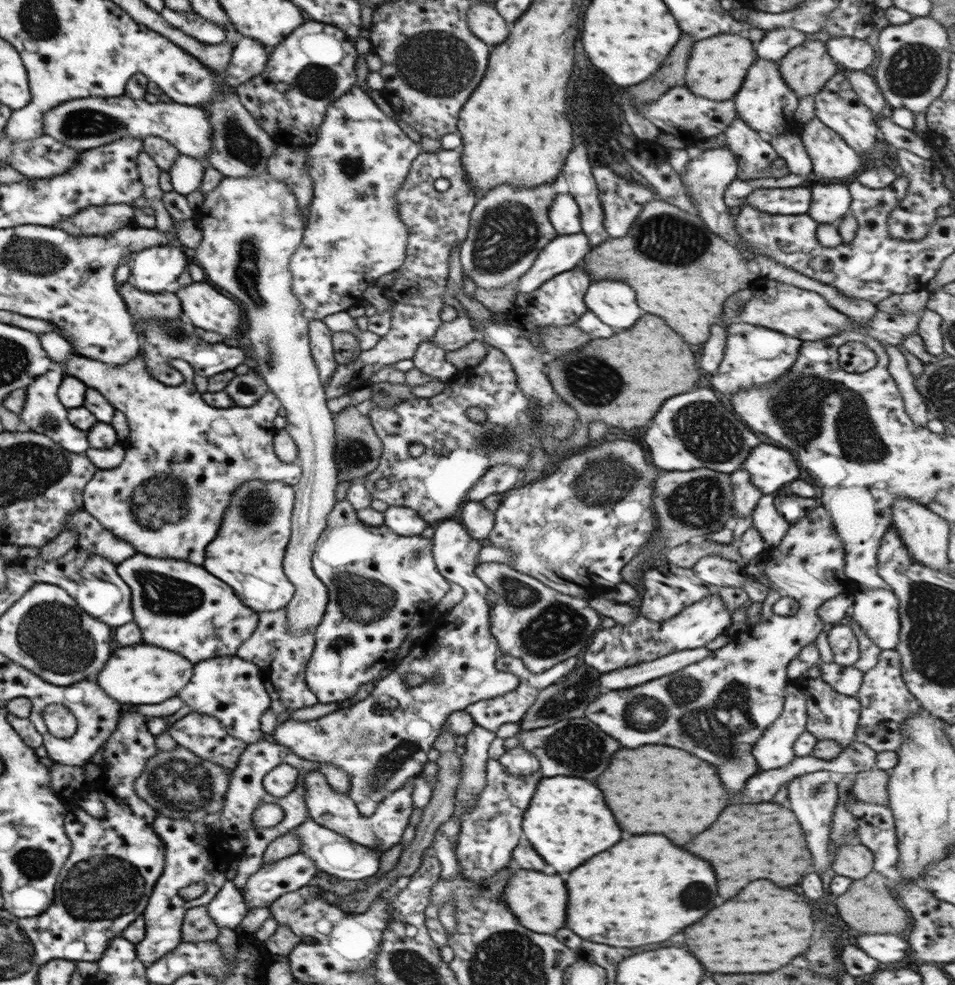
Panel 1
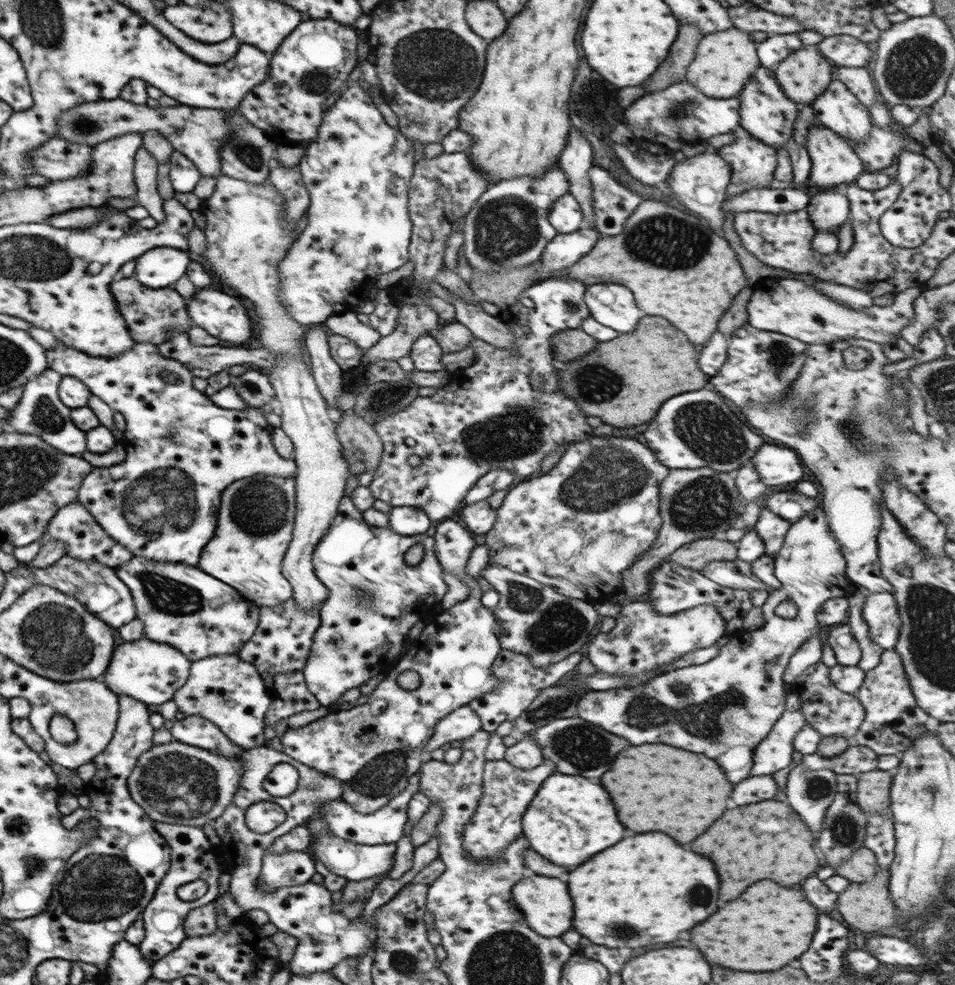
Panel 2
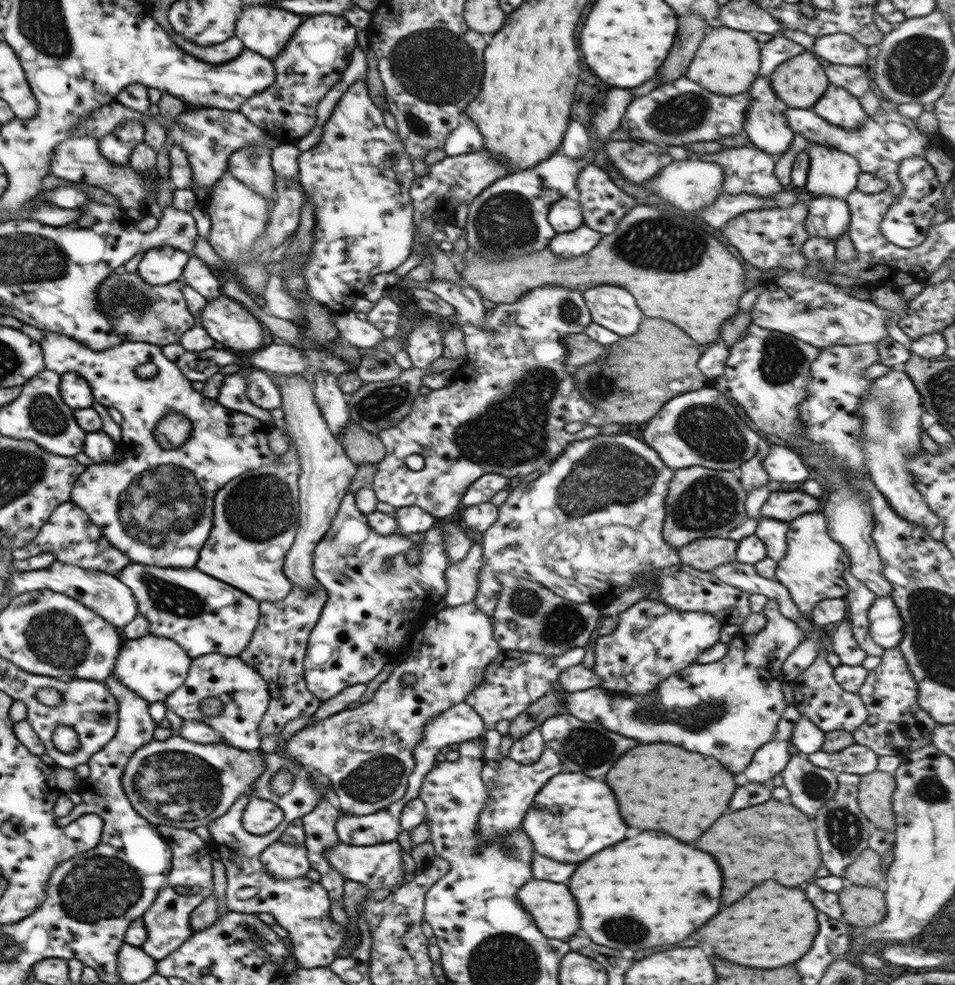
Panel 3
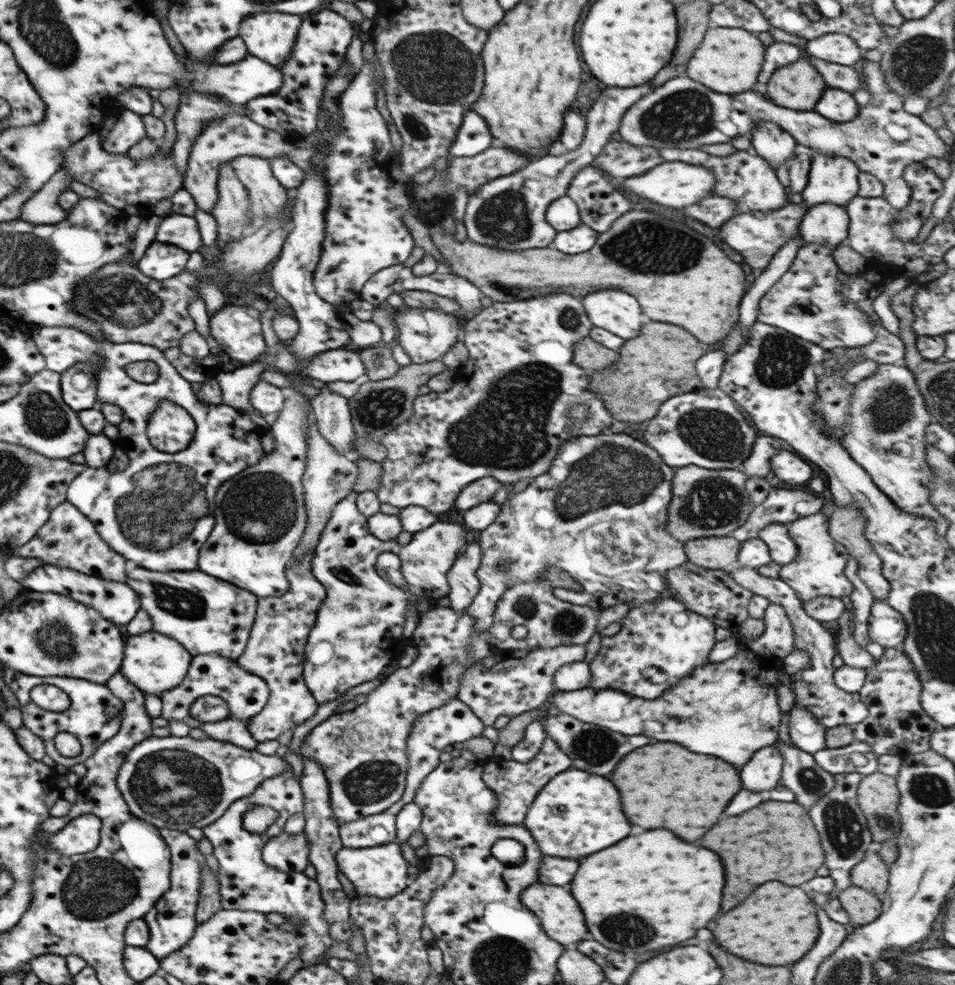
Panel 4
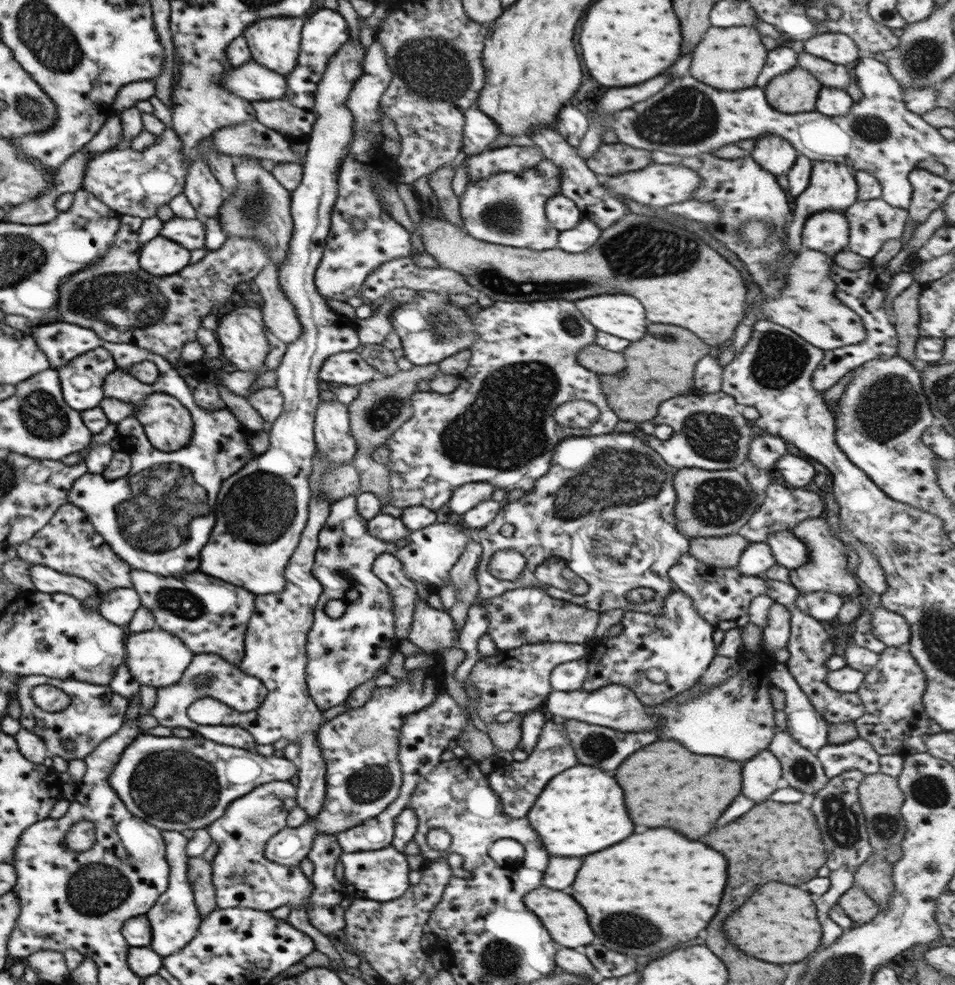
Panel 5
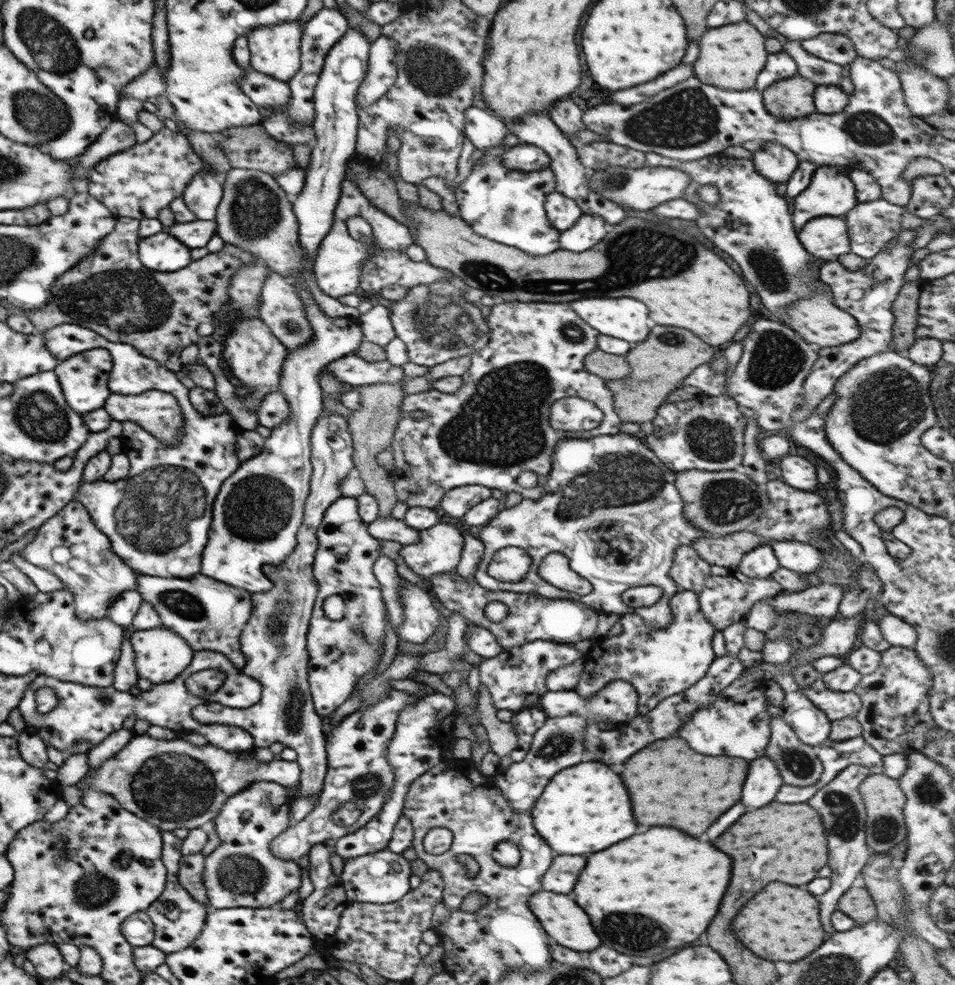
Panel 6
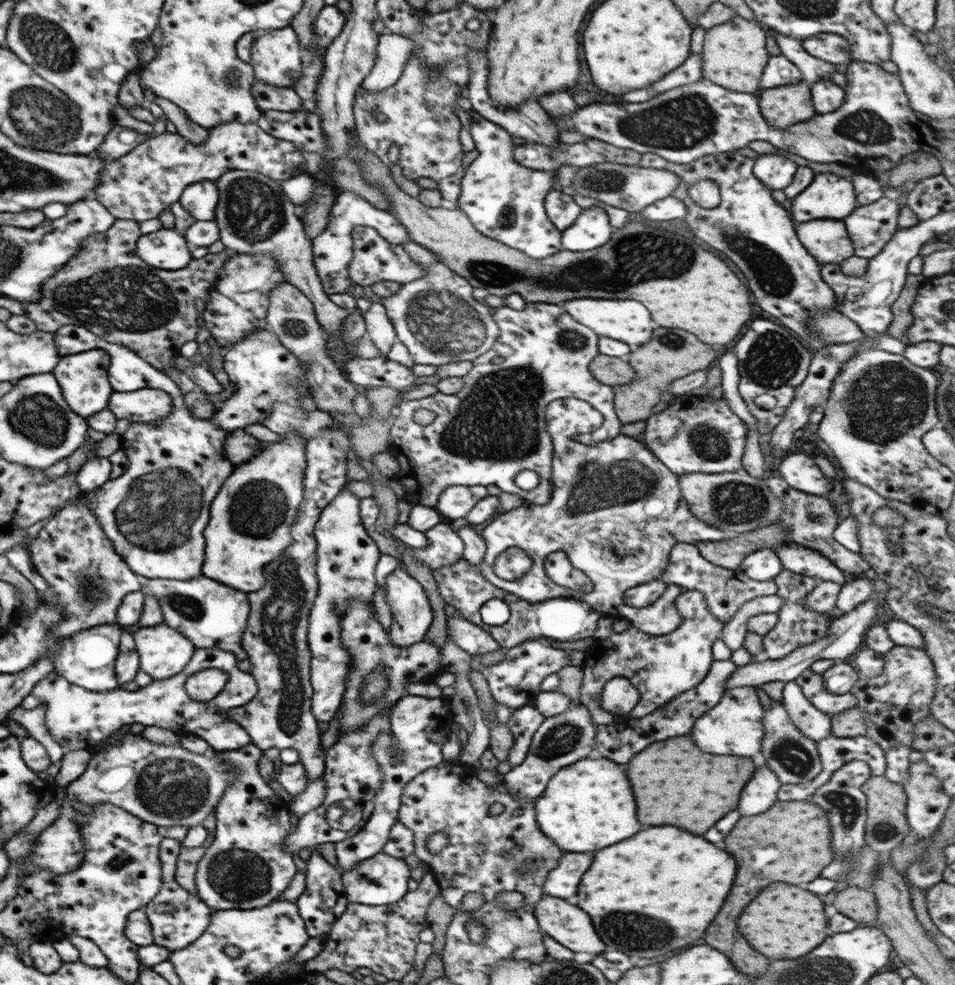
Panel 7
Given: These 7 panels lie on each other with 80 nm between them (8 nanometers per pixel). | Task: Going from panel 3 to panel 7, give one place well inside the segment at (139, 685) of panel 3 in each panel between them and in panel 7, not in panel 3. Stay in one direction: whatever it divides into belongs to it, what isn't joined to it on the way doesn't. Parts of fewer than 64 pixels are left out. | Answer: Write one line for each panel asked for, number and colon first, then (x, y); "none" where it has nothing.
4: (154, 663)
5: (154, 657)
6: (160, 655)
7: (162, 651)

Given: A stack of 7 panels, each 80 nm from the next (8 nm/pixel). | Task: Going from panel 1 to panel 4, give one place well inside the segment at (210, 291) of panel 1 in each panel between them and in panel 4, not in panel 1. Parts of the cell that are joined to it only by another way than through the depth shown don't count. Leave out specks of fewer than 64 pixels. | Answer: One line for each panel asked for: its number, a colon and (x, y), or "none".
2: (222, 316)
3: (226, 321)
4: (235, 328)

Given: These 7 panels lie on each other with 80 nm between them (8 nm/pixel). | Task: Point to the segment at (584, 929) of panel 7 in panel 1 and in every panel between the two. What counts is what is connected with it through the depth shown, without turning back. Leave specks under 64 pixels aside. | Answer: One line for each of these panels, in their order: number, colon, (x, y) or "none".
1: (537, 901)
2: (544, 902)
3: (552, 908)
4: (560, 918)
5: (566, 923)
6: (563, 921)

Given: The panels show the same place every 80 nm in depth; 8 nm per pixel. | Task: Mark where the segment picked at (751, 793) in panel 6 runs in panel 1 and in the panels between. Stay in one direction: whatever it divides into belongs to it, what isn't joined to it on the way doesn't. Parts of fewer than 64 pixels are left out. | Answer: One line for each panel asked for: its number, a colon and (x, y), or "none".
1: (773, 749)
2: (774, 752)
3: (770, 758)
4: (761, 772)
5: (760, 775)

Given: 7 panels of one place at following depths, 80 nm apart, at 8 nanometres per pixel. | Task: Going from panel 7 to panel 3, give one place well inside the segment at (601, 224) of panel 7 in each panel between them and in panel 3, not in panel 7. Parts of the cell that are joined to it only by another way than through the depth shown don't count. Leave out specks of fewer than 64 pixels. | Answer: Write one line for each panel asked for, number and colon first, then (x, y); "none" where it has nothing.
3: (564, 245)
4: (580, 239)
5: (582, 236)
6: (588, 229)

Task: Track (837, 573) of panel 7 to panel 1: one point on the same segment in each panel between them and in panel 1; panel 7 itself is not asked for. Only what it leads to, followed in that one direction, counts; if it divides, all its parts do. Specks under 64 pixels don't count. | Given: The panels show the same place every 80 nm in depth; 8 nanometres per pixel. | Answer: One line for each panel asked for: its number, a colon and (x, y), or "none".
1: (767, 522)
2: (771, 529)
3: (771, 533)
4: (782, 550)
5: (788, 551)
6: (798, 557)

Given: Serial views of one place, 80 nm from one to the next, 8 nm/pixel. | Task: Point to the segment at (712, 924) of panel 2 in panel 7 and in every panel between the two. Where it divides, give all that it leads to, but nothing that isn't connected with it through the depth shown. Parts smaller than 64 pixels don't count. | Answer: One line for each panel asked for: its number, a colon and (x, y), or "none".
3: (771, 925)
4: (774, 925)
5: (777, 924)
6: (779, 915)
7: (789, 921)

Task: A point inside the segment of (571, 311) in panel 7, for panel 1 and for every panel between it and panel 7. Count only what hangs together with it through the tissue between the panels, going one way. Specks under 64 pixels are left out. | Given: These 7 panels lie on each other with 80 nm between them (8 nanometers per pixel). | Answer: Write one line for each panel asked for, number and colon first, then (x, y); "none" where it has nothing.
1: (612, 302)
2: (611, 305)
3: (612, 307)
4: (614, 311)
5: (621, 316)
6: (624, 318)

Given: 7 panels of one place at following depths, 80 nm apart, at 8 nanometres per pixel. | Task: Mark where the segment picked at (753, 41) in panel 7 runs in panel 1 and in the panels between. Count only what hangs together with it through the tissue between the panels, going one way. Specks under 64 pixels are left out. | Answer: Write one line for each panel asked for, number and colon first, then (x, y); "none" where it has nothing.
1: (716, 68)
2: (724, 60)
3: (726, 62)
4: (728, 60)
5: (730, 58)
6: (730, 57)

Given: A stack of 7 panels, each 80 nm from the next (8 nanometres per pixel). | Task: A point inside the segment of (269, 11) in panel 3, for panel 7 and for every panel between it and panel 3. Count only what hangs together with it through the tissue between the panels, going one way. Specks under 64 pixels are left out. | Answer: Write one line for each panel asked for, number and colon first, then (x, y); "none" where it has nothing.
4: (270, 37)
5: (273, 43)
6: (274, 50)
7: (274, 56)

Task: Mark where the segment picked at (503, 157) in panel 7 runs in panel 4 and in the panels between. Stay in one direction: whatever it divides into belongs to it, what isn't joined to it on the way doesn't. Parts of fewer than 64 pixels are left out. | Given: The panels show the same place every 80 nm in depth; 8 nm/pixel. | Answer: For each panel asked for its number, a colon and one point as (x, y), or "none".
4: (507, 213)
5: (504, 208)
6: (506, 206)

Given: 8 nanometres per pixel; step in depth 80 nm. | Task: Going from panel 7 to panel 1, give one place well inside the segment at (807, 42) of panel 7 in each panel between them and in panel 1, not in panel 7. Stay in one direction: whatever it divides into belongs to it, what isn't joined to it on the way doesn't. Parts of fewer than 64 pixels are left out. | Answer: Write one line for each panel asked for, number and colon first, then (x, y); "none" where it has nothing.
1: (848, 53)
2: (842, 50)
3: (839, 48)
4: (837, 48)
5: (837, 48)
6: (837, 49)

